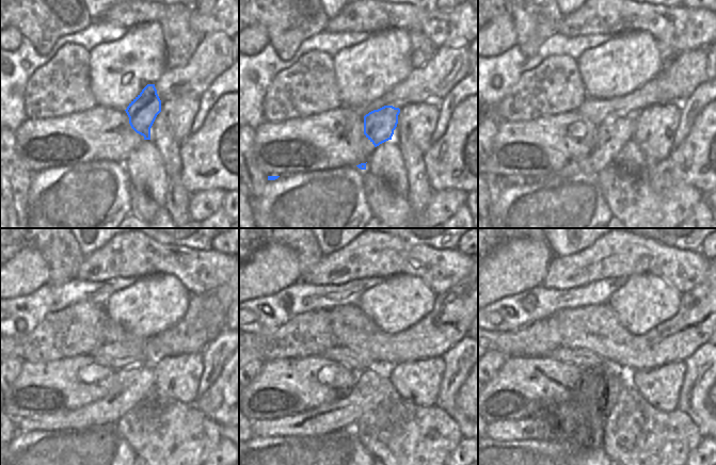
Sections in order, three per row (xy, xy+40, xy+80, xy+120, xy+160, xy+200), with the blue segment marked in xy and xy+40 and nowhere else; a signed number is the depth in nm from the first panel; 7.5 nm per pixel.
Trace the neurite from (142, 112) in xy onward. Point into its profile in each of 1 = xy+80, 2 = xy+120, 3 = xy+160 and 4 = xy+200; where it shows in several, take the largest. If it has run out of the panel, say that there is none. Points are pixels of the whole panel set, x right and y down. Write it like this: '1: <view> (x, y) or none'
1: xy+80 (613, 133)
2: xy+120 (130, 384)
3: xy+160 (369, 385)
4: xy+200 (535, 428)

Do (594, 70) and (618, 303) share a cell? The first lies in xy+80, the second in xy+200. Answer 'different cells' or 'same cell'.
same cell

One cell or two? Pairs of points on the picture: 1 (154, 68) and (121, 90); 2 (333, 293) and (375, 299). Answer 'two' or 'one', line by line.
1: one
2: two

